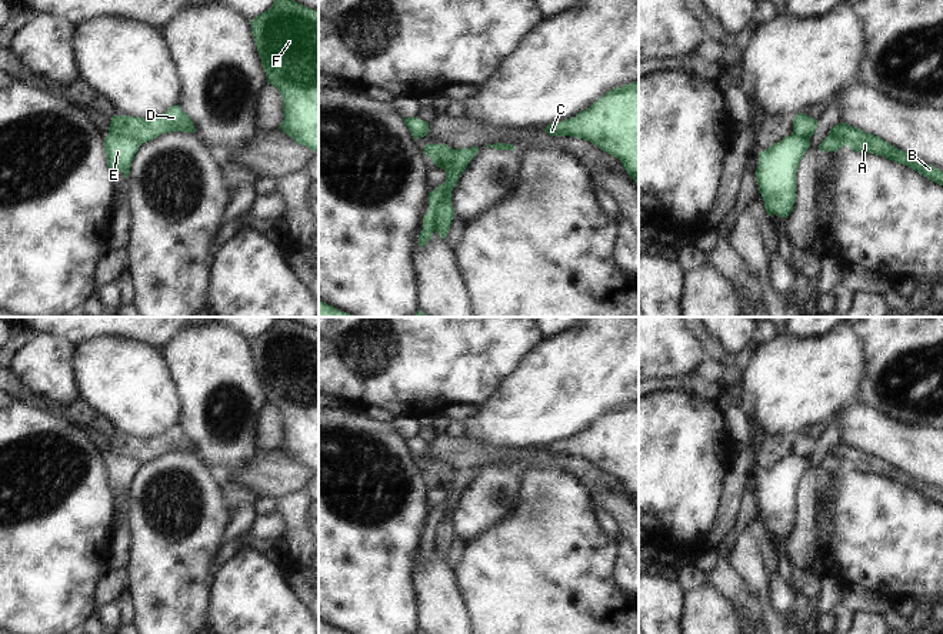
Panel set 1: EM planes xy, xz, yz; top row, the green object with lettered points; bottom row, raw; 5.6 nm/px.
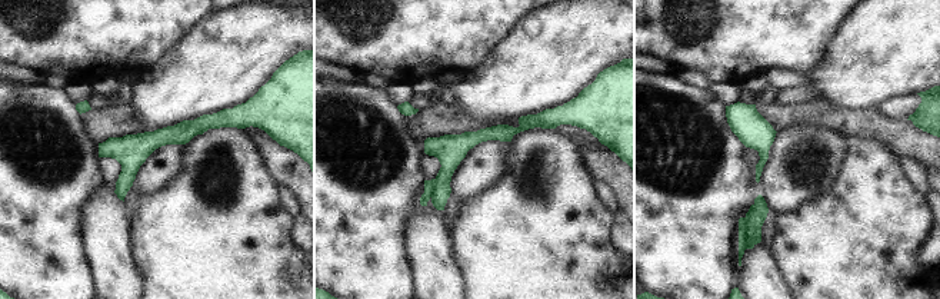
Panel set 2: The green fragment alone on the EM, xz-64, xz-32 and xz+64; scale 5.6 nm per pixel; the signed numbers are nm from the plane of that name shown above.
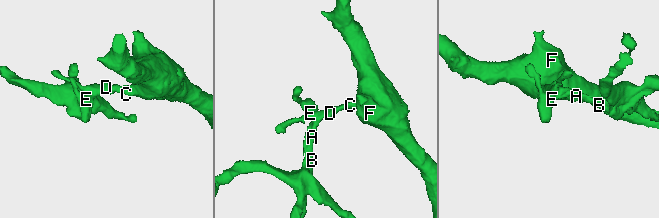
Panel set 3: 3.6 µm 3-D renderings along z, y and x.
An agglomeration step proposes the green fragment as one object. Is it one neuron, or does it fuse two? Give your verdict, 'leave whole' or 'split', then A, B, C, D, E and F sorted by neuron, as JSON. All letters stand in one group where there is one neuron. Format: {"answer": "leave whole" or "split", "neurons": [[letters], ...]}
{"answer": "split", "neurons": [["A", "B", "C", "D", "F"], ["E"]]}

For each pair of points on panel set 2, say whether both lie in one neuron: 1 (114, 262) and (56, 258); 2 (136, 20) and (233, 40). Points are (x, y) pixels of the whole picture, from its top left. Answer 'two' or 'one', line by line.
1: two
2: two

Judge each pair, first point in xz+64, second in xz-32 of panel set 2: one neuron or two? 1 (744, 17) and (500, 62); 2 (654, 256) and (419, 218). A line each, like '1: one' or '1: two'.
1: two
2: two

